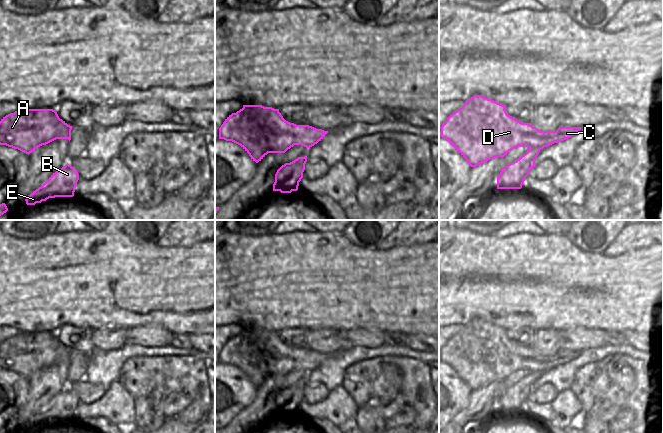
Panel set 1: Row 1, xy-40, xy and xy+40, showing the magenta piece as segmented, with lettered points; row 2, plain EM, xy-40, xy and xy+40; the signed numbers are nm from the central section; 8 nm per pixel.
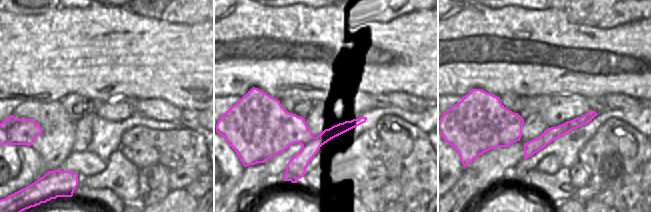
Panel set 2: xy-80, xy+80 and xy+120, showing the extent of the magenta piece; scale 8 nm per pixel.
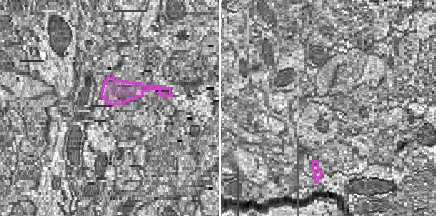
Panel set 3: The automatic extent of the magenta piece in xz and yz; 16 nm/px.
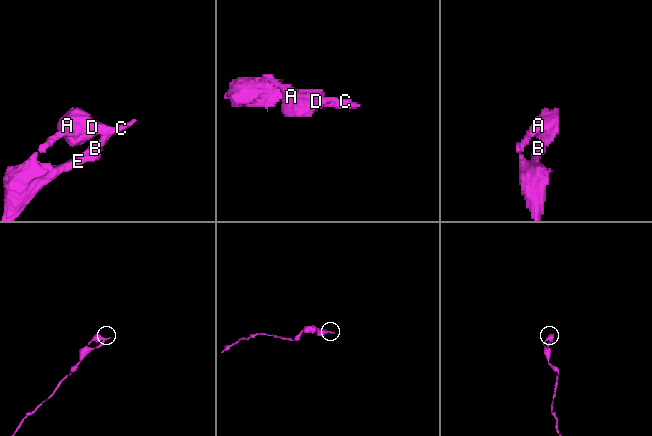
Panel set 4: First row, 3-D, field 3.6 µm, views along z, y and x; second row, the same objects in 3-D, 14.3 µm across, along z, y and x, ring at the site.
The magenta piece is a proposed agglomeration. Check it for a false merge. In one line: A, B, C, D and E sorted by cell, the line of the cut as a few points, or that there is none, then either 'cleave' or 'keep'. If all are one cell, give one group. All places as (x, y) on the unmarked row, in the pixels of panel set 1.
groups A D / B C E; cut xy+40 (532, 351), (533, 357), (538, 364), (537, 373); cleave

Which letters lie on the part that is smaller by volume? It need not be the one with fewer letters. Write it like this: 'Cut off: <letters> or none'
Cut off: A, D

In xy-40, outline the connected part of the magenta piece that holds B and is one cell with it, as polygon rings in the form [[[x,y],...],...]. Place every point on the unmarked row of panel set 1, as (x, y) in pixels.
[[[67,387],[53,397],[48,405],[28,419],[25,423],[26,428],[35,429],[55,421],[73,421],[78,404],[77,394]]]

